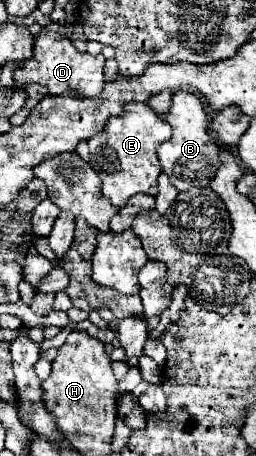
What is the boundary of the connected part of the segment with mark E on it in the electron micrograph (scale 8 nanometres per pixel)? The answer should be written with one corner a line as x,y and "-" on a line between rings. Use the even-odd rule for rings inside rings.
129,103
123,105
123,109
125,111
121,115
109,117
99,135
89,139
89,165
103,183
103,195
109,197
109,201
117,207
125,207
129,197
137,193
157,193
157,177
161,173
157,147
171,137
171,127
159,115
155,115
147,103

